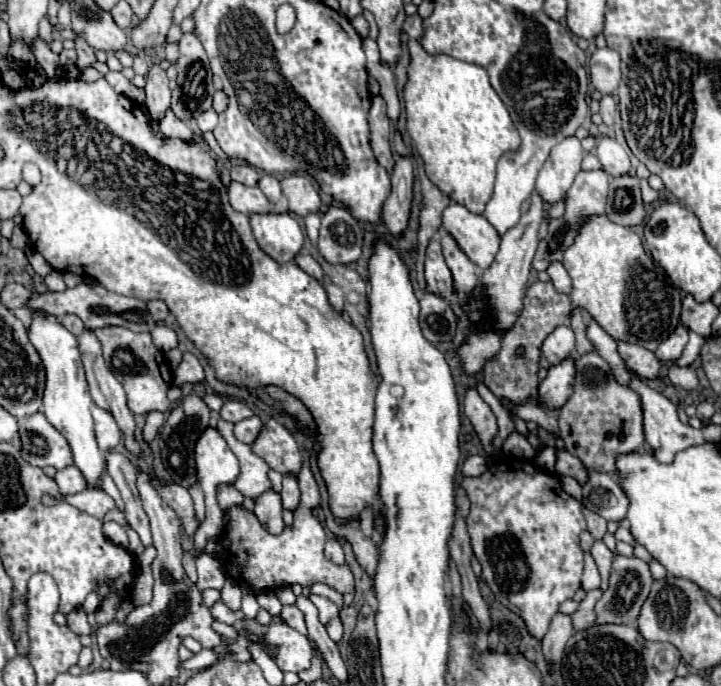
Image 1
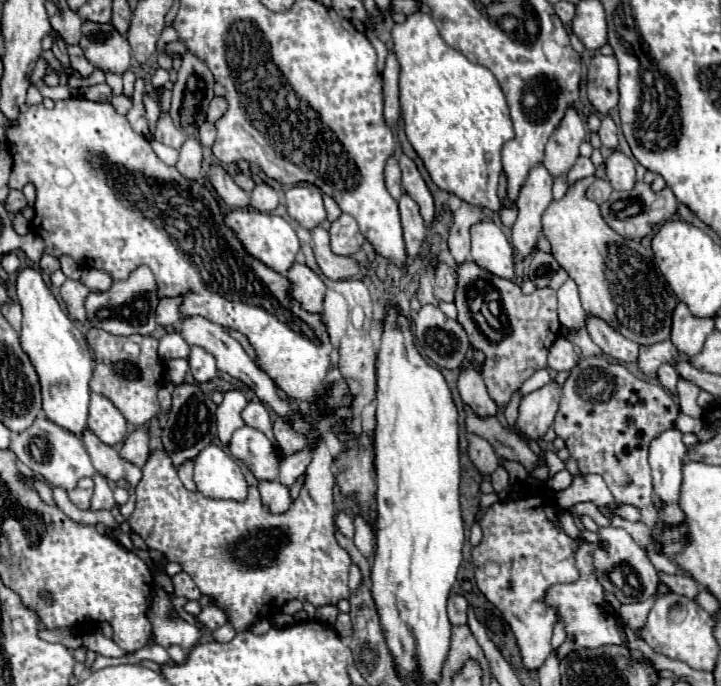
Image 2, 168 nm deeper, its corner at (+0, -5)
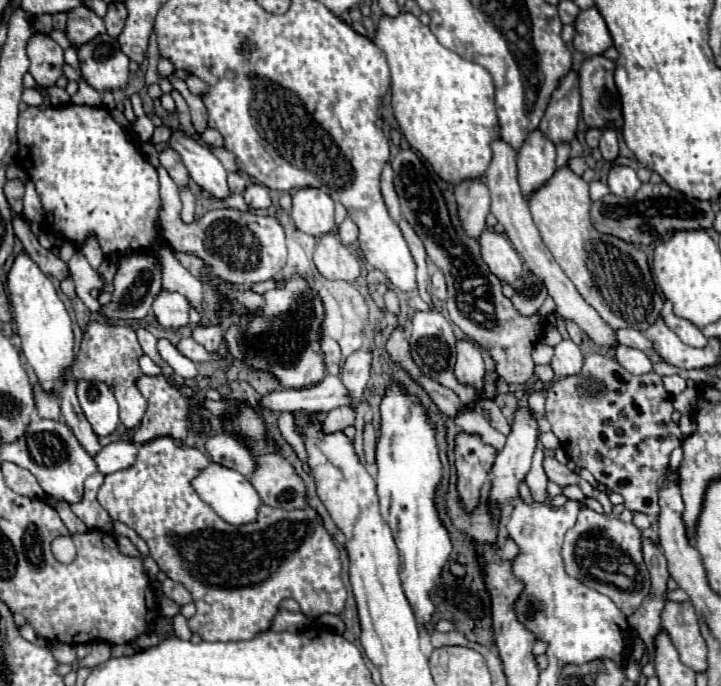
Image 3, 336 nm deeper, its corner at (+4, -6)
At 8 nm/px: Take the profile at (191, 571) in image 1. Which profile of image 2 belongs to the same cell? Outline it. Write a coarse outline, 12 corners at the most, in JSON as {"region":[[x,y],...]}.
{"region":[[182,571],[172,577],[174,594],[190,601],[200,599],[194,581]]}

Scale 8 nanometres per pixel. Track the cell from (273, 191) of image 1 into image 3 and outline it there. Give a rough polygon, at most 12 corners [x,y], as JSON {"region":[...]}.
{"region":[[250,182],[244,200],[252,210],[270,208],[270,190]]}

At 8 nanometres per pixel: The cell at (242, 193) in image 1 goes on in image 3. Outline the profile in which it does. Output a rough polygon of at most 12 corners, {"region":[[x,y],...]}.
{"region":[[174,134],[190,178],[218,200],[230,196],[228,170],[204,144]]}

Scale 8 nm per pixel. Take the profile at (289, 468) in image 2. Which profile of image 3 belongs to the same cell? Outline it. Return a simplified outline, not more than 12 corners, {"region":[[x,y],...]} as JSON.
{"region":[[350,406],[330,410],[322,432],[342,432],[354,424]]}

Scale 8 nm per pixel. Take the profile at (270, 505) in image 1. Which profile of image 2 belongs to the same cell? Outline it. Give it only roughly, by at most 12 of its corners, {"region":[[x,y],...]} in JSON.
{"region":[[280,481],[258,483],[262,503],[270,513],[292,505],[290,487]]}

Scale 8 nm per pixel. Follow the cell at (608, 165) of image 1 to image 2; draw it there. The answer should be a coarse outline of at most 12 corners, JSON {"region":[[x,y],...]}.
{"region":[[612,151],[606,175],[614,189],[632,189],[636,171],[630,157]]}

